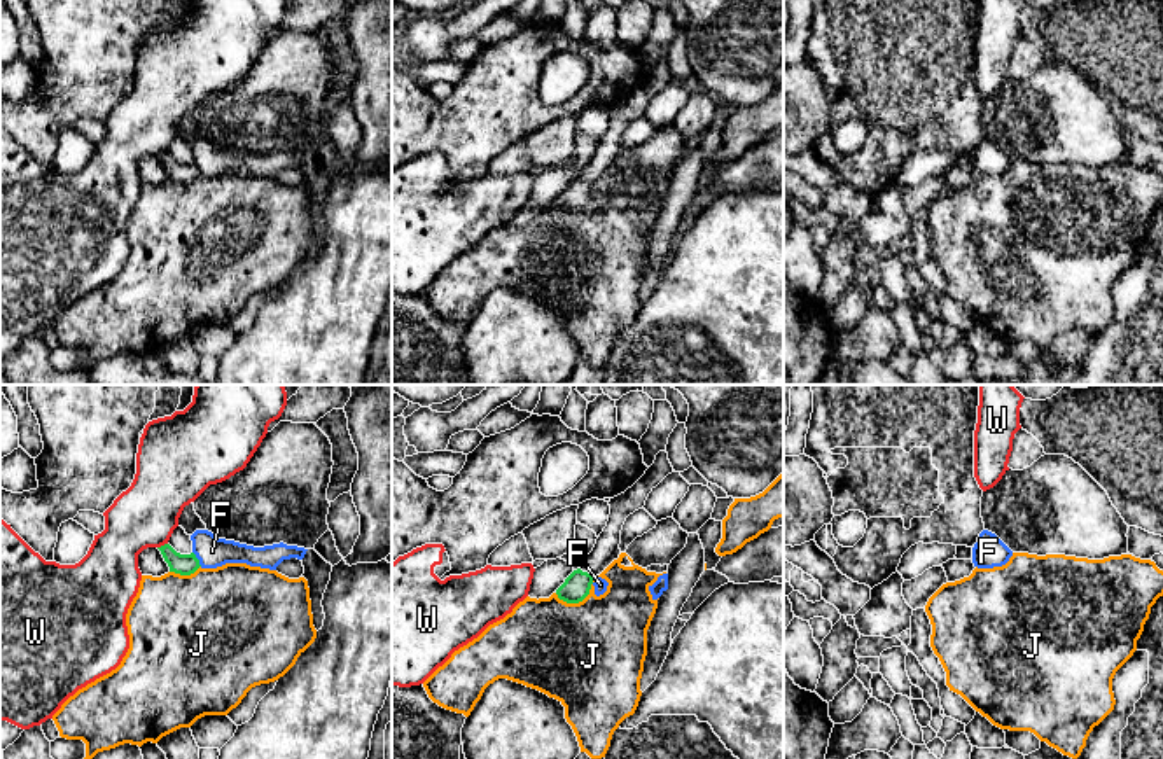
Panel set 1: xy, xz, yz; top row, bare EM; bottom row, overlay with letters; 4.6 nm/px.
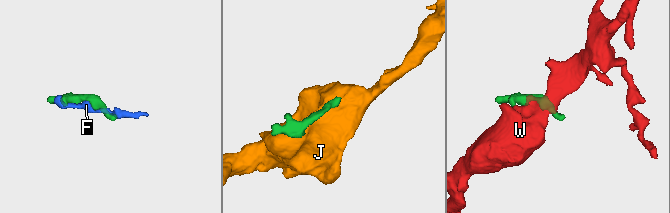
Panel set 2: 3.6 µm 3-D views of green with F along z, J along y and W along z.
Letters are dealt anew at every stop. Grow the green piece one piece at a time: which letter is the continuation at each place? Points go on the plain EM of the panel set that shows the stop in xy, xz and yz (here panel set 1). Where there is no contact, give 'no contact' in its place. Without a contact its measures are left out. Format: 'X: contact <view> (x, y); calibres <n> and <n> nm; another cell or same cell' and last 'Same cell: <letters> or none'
F: contact xy (196, 167); calibres 100 and 140 nm; another cell
J: contact xz (579, 208); calibres 120 and 480 nm; another cell
W: contact xy (161, 154); calibres 100 and 300 nm; another cell
Same cell: none

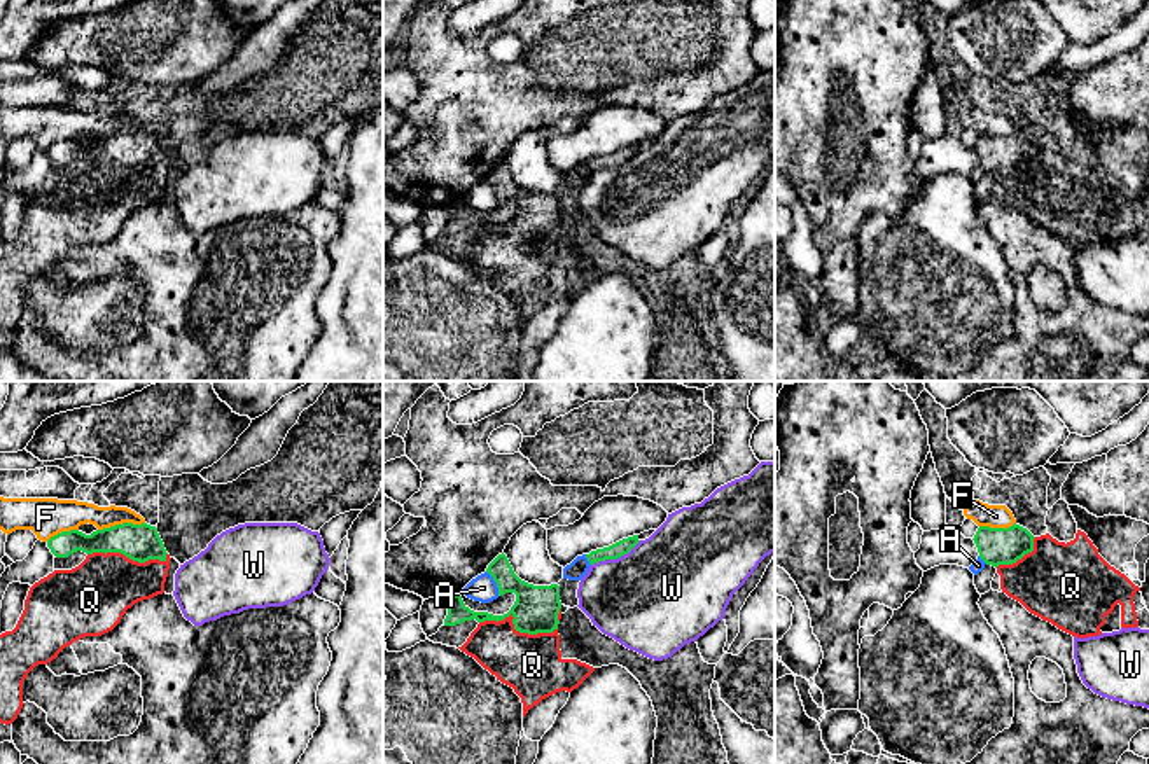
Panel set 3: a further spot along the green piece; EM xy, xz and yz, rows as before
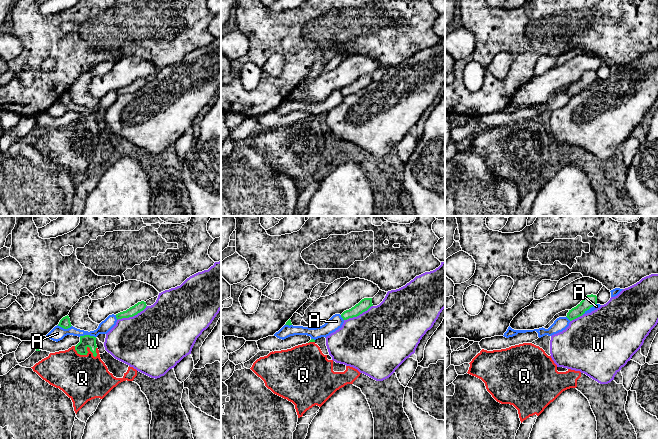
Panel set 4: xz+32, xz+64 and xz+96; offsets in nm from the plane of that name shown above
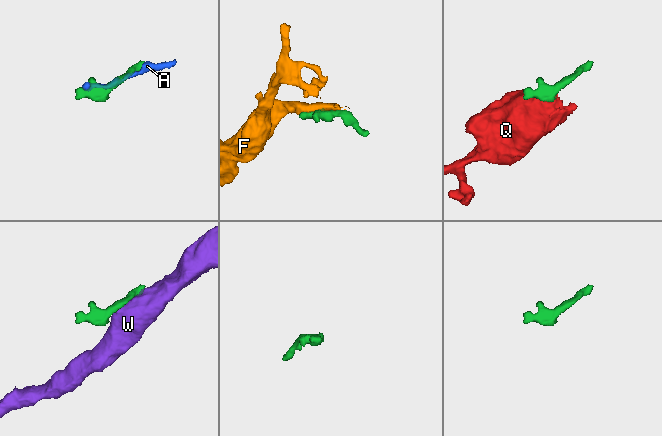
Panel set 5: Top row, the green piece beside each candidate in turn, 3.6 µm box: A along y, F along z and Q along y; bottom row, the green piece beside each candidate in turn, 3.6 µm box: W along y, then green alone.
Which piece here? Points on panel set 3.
A: contact xz (495, 189); calibres 200 and 120 nm; another cell
F: contact xy (123, 131); calibres 180 and 140 nm; another cell
Q: contact xz (515, 236); calibres 200 and 280 nm; same cell
W: contact xz (616, 166); calibres 70 and 480 nm; another cell
Same cell: Q

